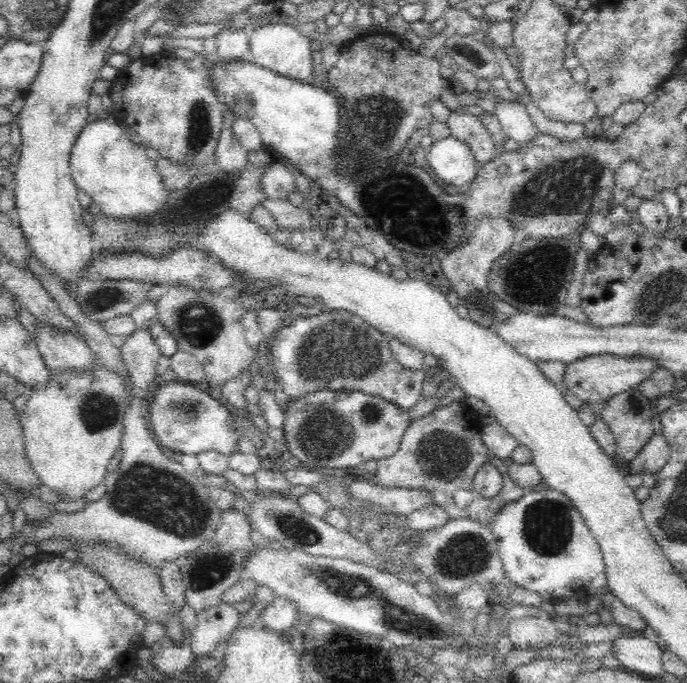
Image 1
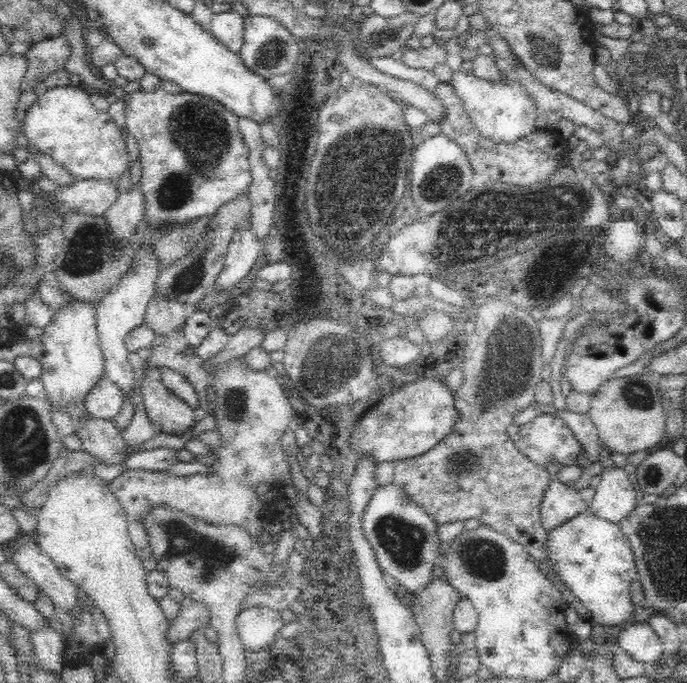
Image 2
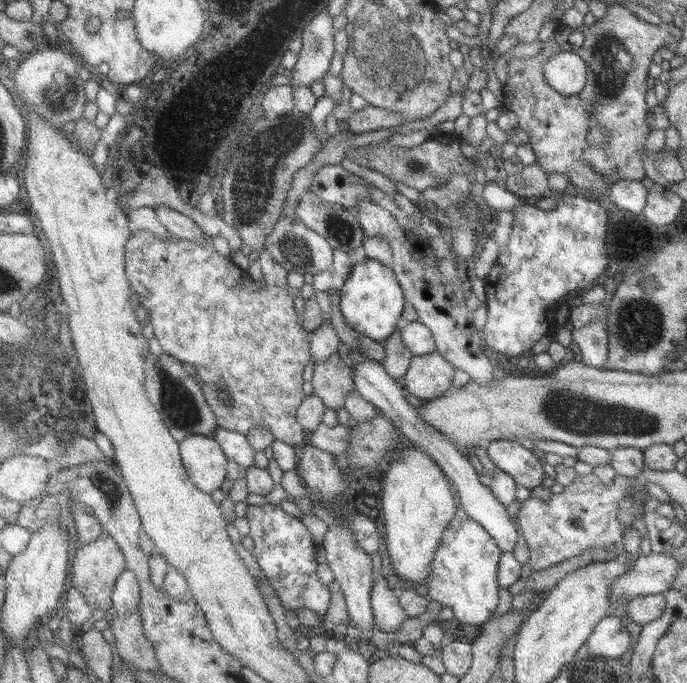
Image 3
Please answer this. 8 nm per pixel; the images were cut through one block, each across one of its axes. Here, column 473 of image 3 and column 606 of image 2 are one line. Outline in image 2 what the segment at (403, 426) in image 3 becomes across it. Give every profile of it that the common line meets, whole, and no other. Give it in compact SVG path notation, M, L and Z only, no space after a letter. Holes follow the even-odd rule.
M604 468L600 474L600 484L596 488L596 495L588 503L588 508L594 514L619 524L629 515L629 512L639 503L636 502L636 490L628 479L628 473L618 468Z

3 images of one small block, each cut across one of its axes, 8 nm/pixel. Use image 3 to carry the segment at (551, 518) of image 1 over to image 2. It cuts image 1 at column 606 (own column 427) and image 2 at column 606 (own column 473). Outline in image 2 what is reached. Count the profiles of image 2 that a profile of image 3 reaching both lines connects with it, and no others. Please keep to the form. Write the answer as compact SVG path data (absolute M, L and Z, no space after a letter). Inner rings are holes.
M587 508L578 516L547 531L547 540L548 559L554 565L555 574L559 576L563 586L567 586L573 596L578 598L582 606L588 610L593 624L614 626L631 618L637 606L632 604L630 584L638 578L637 568L628 537L621 531L619 524L606 521Z

